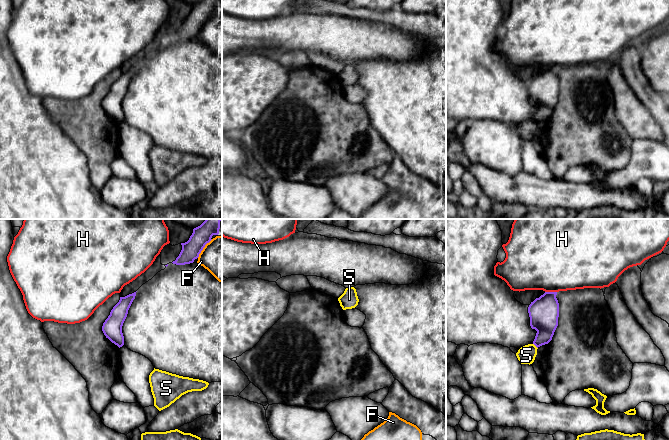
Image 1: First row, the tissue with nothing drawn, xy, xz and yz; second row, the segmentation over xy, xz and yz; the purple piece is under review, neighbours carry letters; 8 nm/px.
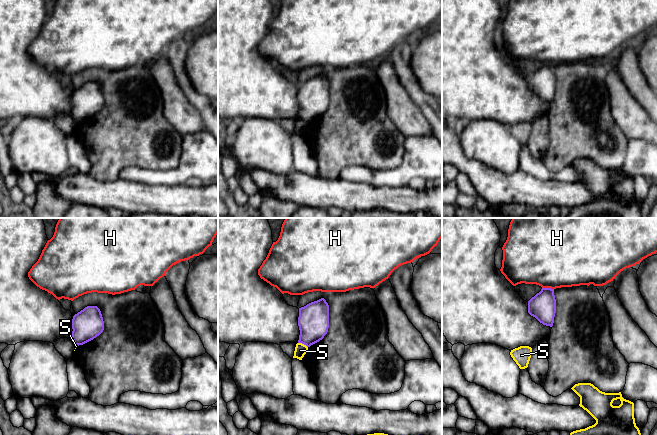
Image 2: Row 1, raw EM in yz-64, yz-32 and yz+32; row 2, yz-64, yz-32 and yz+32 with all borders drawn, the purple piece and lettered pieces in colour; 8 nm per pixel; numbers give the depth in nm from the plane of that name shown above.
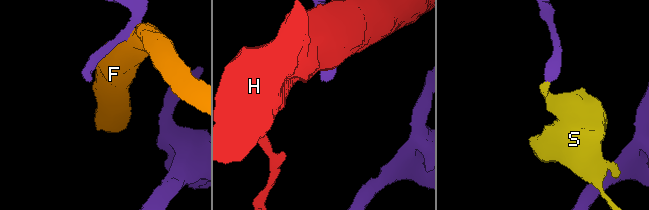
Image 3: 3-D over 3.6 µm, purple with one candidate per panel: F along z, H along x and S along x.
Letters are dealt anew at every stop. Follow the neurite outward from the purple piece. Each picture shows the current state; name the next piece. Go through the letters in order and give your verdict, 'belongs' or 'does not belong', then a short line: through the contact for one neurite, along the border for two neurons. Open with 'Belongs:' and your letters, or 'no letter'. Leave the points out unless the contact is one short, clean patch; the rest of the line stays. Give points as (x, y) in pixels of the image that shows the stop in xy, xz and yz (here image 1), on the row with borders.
Belongs: no letter
F: does not belong
H: does not belong
S: does not belong; line yz (533, 343), (537, 348)

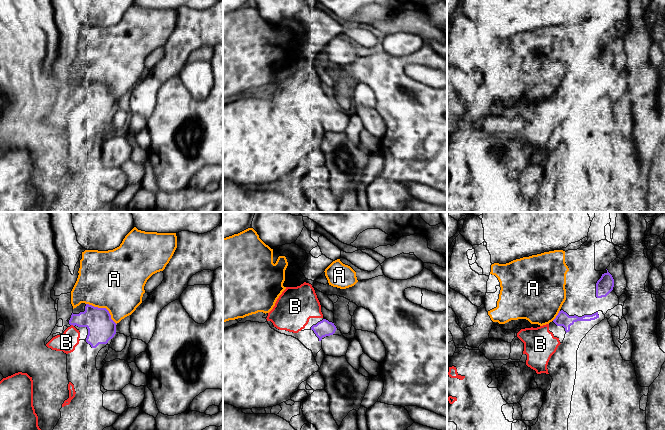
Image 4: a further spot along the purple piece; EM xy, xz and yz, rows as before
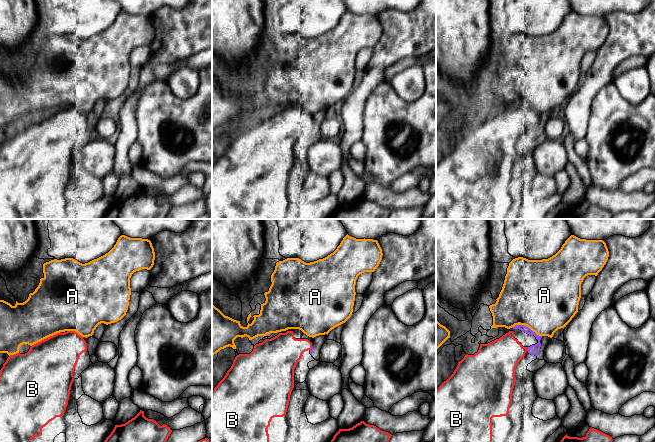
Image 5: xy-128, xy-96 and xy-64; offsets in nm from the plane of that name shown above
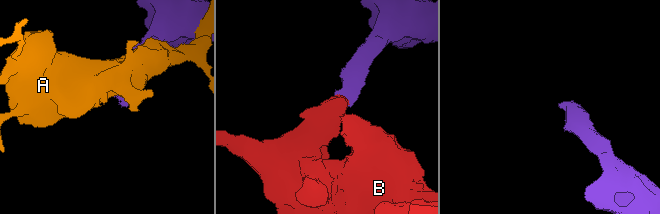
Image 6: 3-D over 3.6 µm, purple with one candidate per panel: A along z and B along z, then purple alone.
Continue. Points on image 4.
Belongs: B
A: does not belong
B: belongs

